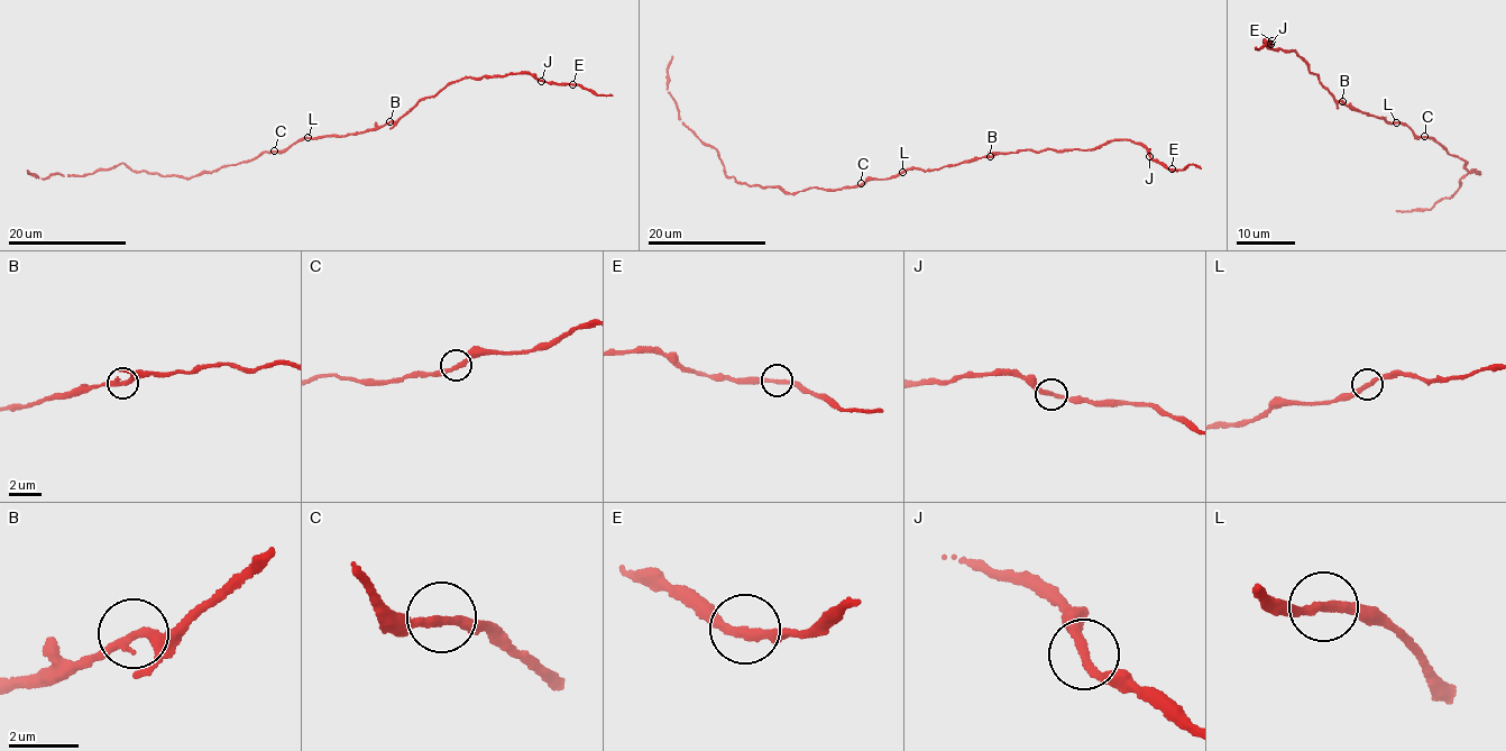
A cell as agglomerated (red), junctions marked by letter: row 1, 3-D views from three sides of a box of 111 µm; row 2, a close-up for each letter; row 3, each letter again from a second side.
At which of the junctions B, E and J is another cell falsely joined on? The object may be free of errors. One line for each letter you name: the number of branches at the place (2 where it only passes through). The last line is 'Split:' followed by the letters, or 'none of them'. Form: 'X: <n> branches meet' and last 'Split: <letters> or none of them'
Split: none of them

